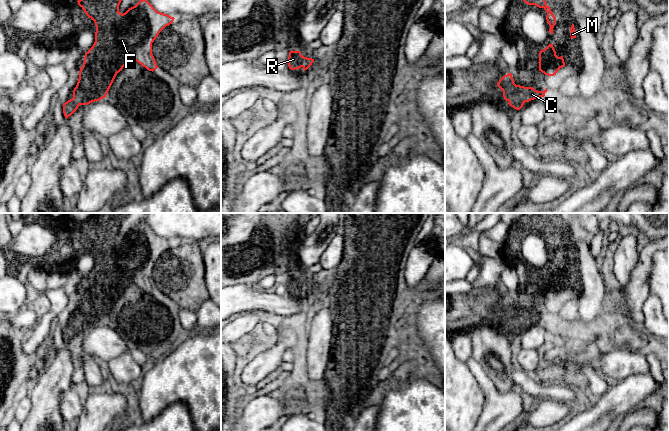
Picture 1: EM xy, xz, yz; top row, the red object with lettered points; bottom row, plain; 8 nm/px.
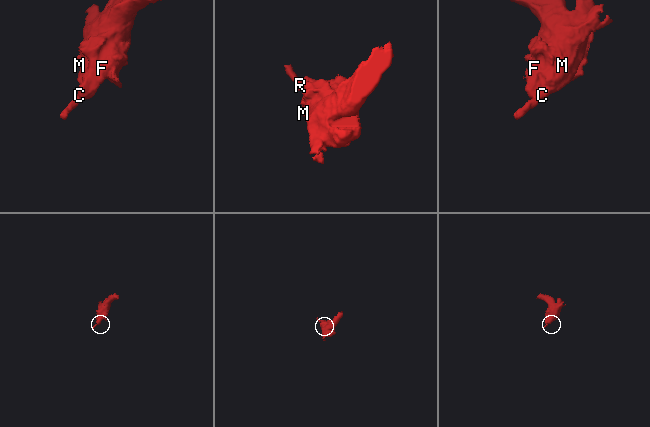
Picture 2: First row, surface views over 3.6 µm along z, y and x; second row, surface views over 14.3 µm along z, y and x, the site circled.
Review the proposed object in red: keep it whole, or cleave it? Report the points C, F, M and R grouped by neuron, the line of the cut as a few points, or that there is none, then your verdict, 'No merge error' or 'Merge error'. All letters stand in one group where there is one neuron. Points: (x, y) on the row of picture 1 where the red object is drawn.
Groups: C F M R. No split. No merge error

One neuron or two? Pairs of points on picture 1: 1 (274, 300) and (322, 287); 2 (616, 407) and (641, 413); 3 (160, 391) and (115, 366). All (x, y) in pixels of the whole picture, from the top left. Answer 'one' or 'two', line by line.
1: one
2: two
3: two

